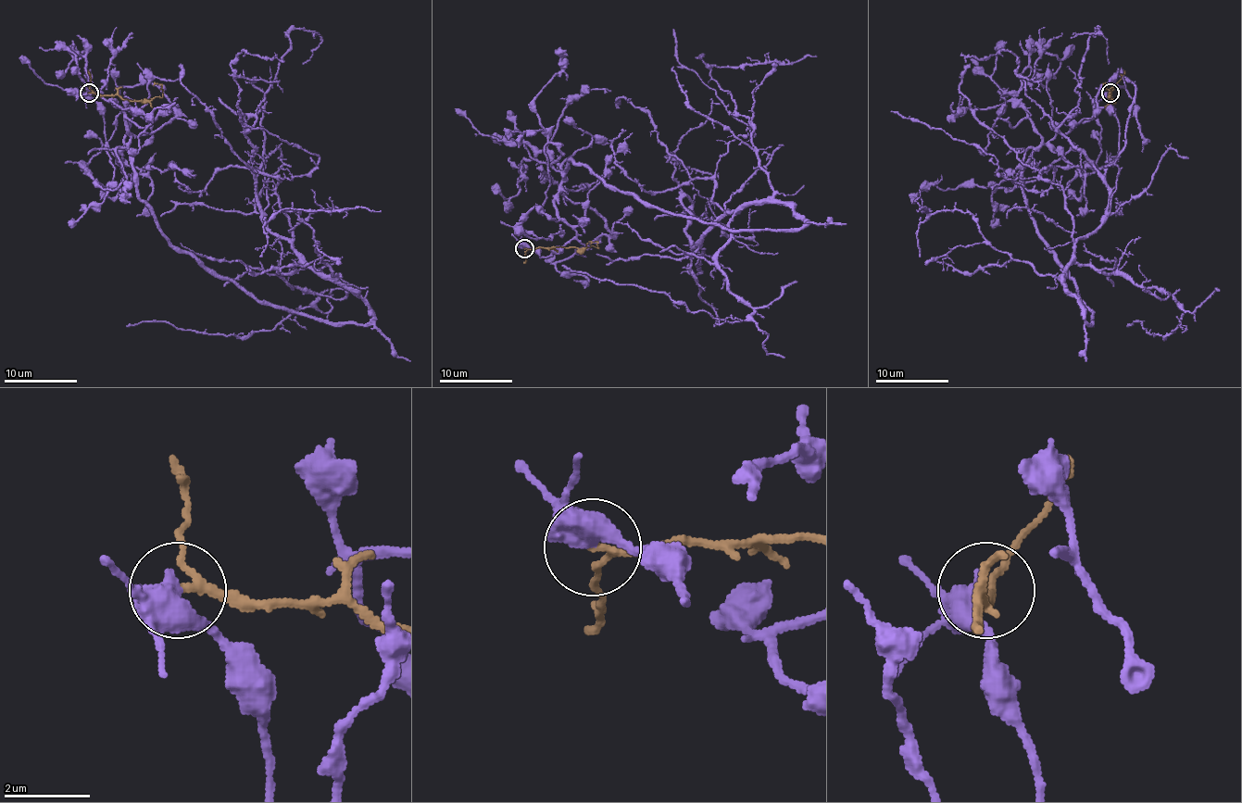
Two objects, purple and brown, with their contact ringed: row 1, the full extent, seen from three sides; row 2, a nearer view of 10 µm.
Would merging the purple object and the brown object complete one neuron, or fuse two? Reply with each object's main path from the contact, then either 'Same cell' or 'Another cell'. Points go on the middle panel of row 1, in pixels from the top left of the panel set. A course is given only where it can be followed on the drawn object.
Course of purple: (524, 249), (575, 232), (571, 160), (735, 231), (805, 221), (748, 203), (693, 247), (682, 199), (739, 247). Course of brown: (524, 249), (597, 247), (595, 242), (588, 242). Another cell

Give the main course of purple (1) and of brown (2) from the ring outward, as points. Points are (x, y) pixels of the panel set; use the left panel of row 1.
1: (88, 93), (172, 245), (366, 324), (257, 203), (246, 131), (294, 28), (321, 39), (303, 63)
2: (88, 93), (119, 94), (129, 100), (151, 100), (161, 94), (159, 85), (153, 85)

